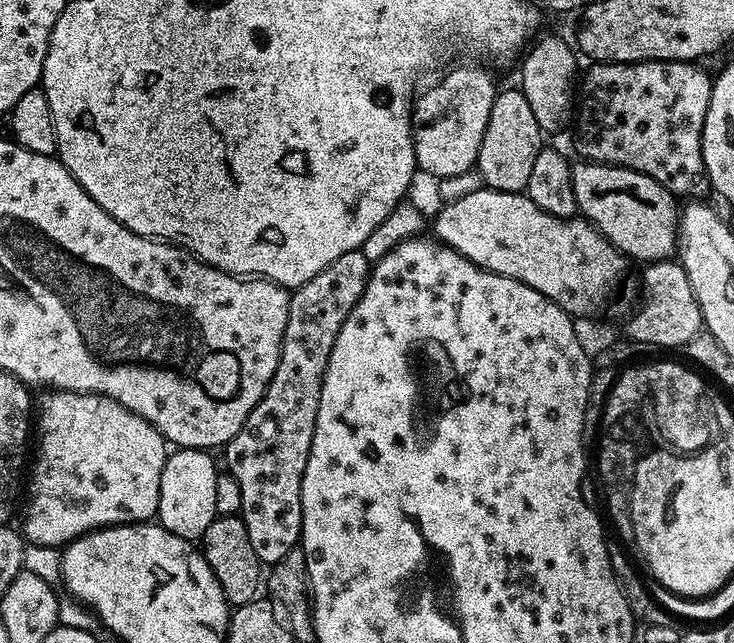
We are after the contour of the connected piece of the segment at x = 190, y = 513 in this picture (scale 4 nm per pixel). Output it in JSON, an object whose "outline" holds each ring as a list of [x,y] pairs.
{"outline":[[[180,448],[173,451],[164,463],[158,523],[167,532],[173,532],[183,540],[199,541],[206,526],[210,526],[210,522],[218,515],[214,494],[218,469],[208,456],[211,455],[199,448]]]}

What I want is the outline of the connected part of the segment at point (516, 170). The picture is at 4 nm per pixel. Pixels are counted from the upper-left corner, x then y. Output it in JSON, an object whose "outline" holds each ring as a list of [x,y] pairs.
{"outline":[[[497,91],[474,165],[478,176],[480,171],[479,179],[495,192],[523,193],[530,182],[530,170],[534,170],[534,158],[542,144],[540,138],[542,131],[538,119],[534,118],[534,113],[530,110],[530,104],[522,91]]]}

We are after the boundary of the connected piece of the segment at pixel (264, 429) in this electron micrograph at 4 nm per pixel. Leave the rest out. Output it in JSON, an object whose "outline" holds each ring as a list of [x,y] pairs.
{"outline":[[[363,251],[347,252],[339,256],[330,266],[326,266],[326,270],[310,278],[310,282],[306,282],[291,293],[289,317],[286,318],[284,341],[281,342],[280,361],[274,370],[272,381],[269,382],[264,396],[249,413],[245,424],[226,445],[227,471],[238,482],[240,491],[239,515],[246,526],[246,534],[250,534],[250,546],[254,546],[254,554],[258,554],[261,565],[276,564],[300,543],[302,526],[300,487],[312,445],[324,371],[340,327],[344,325],[345,318],[364,292],[369,275],[370,262],[365,258]]]}

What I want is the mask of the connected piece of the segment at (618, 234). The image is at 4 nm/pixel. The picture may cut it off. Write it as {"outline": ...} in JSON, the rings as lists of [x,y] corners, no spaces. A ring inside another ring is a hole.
{"outline":[[[595,162],[577,163],[572,170],[574,204],[625,257],[643,262],[666,260],[678,248],[678,208],[671,192],[654,178],[633,168]]]}

